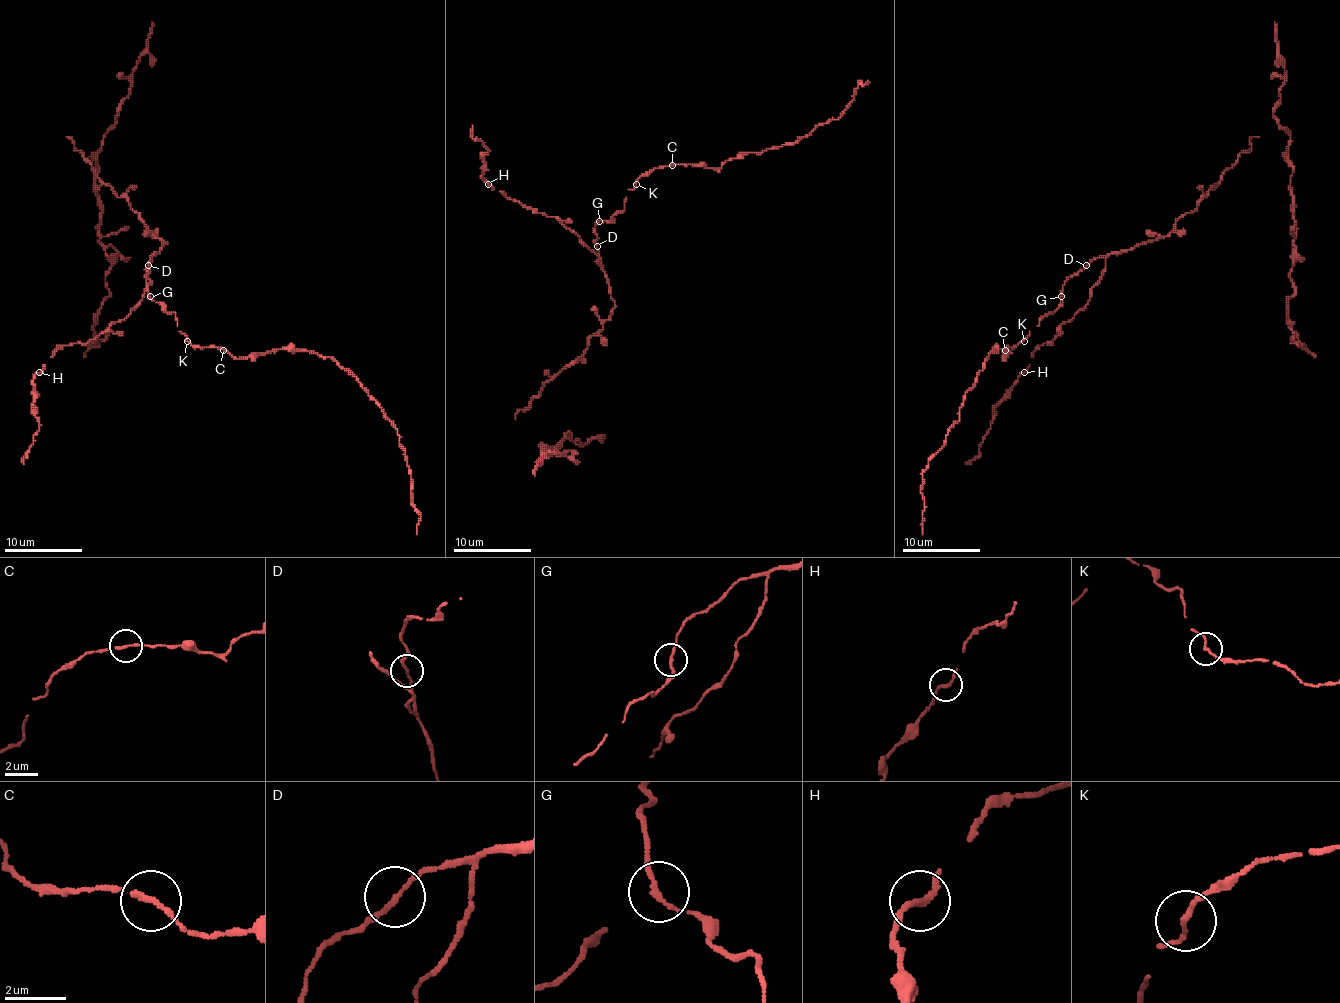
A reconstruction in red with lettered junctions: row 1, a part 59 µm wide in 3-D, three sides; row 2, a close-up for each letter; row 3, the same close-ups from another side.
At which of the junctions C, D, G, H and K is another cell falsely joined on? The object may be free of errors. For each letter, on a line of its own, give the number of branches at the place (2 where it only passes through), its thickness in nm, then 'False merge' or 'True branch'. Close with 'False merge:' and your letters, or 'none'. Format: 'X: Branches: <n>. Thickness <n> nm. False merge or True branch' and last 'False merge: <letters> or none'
C: Branches: 2. Thickness 170 nm. True branch
D: Branches: 2. Thickness 150 nm. True branch
G: Branches: 2. Thickness 150 nm. True branch
H: Branches: 2. Thickness 170 nm. True branch
K: Branches: 2. Thickness 160 nm. True branch
False merge: none

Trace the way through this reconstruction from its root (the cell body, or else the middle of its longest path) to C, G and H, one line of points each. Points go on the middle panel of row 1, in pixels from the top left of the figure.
C: (597, 246), (595, 224), (609, 221), (624, 209), (628, 189), (634, 187), (642, 176), (655, 168), (673, 164)
G: (597, 246), (595, 224), (599, 221)
H: (597, 246), (601, 265), (597, 263), (599, 258), (554, 217), (523, 207), (488, 184)

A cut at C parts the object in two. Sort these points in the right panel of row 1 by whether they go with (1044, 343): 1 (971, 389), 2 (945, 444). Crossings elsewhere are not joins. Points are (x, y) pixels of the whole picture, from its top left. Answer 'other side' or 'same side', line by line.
1: other side
2: other side

